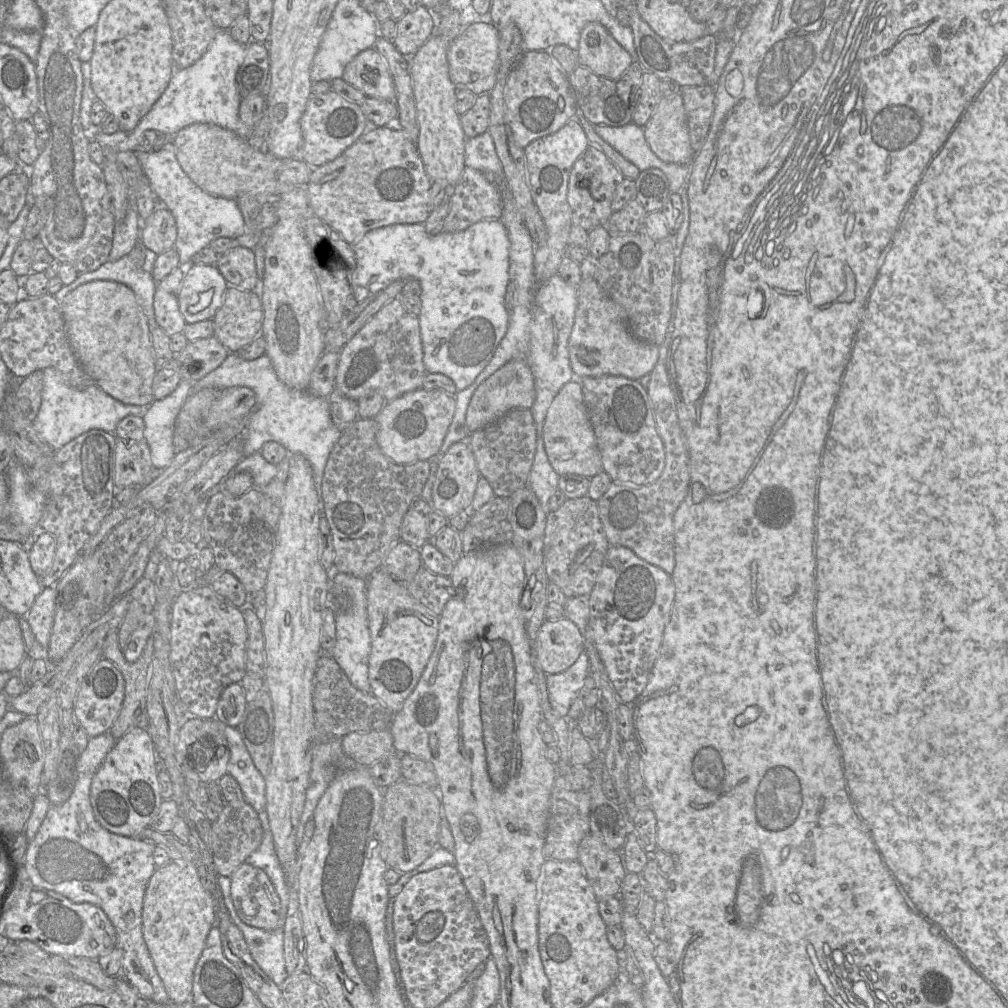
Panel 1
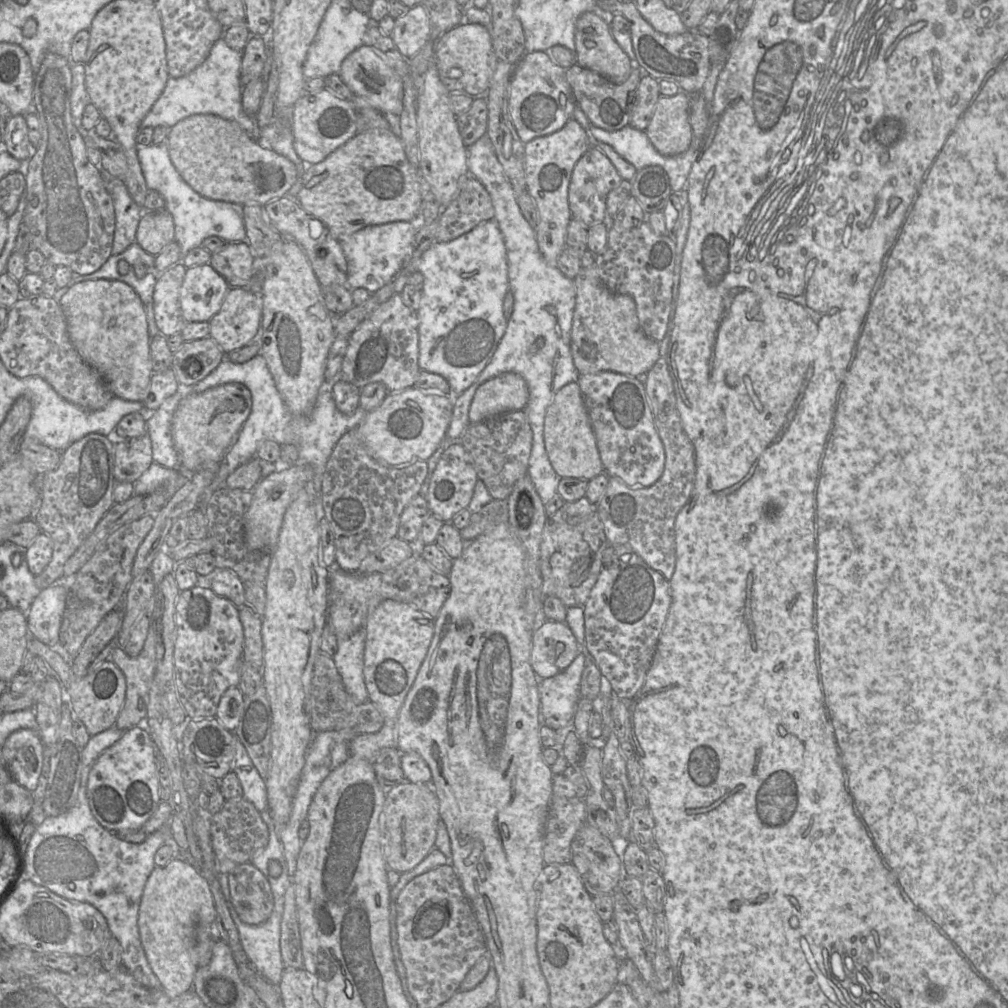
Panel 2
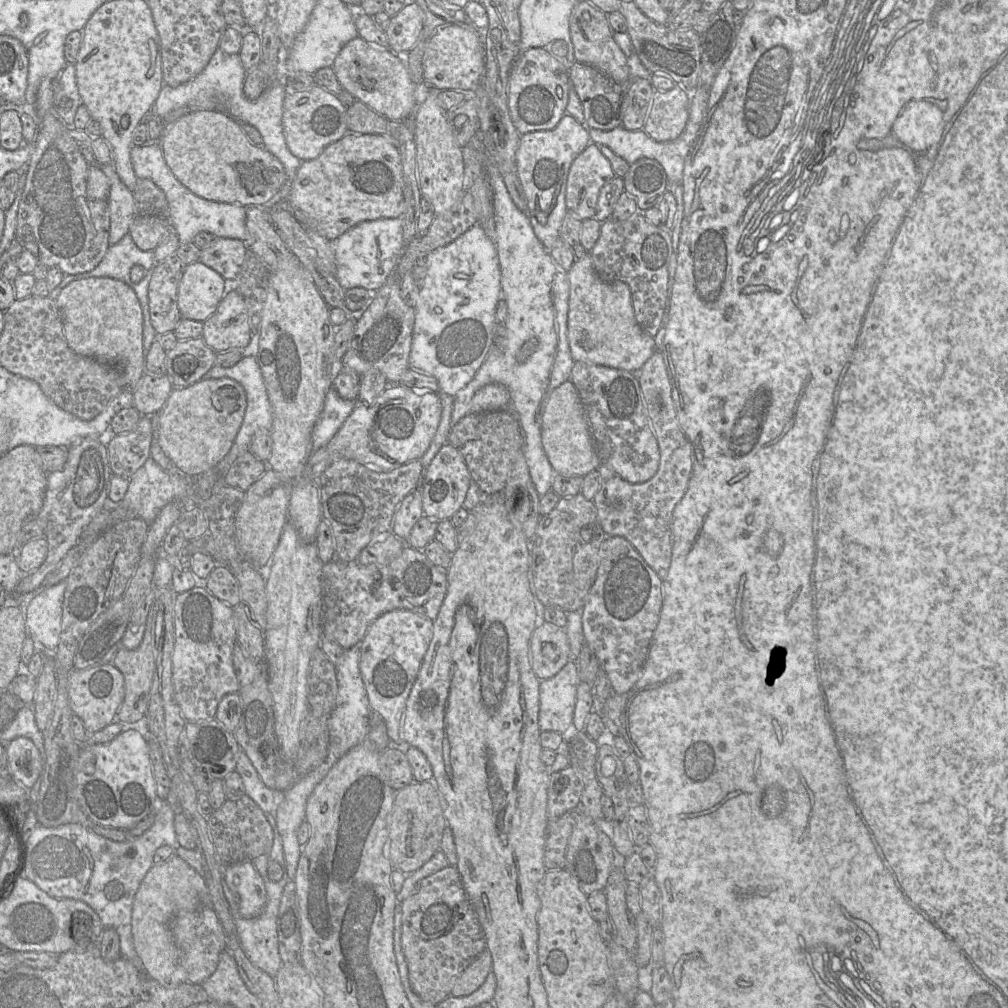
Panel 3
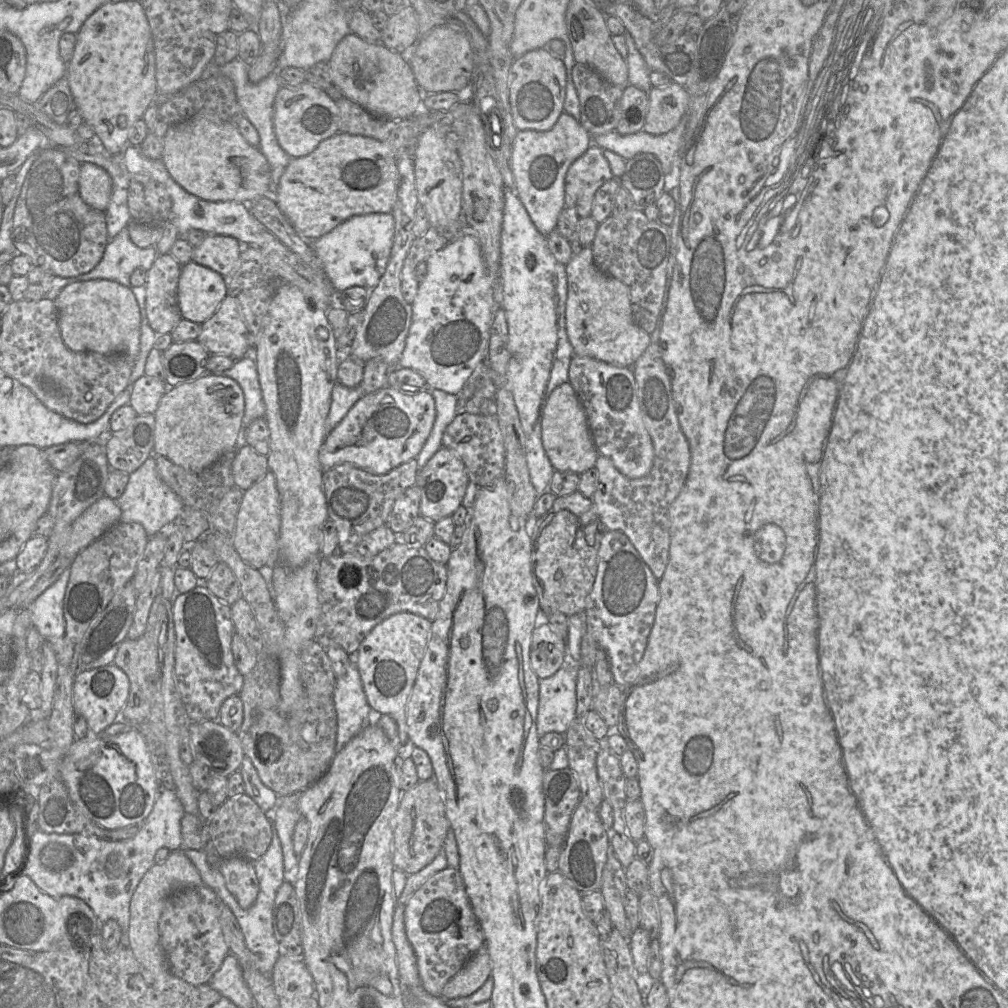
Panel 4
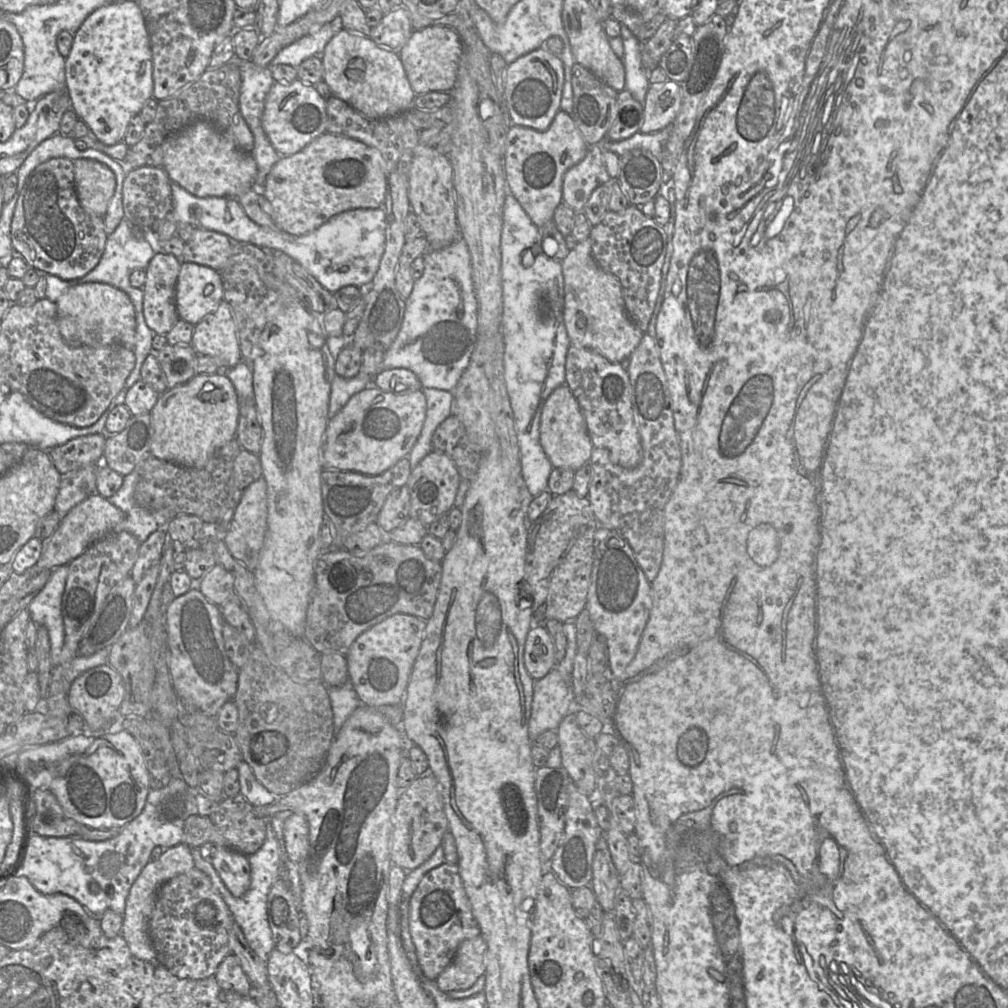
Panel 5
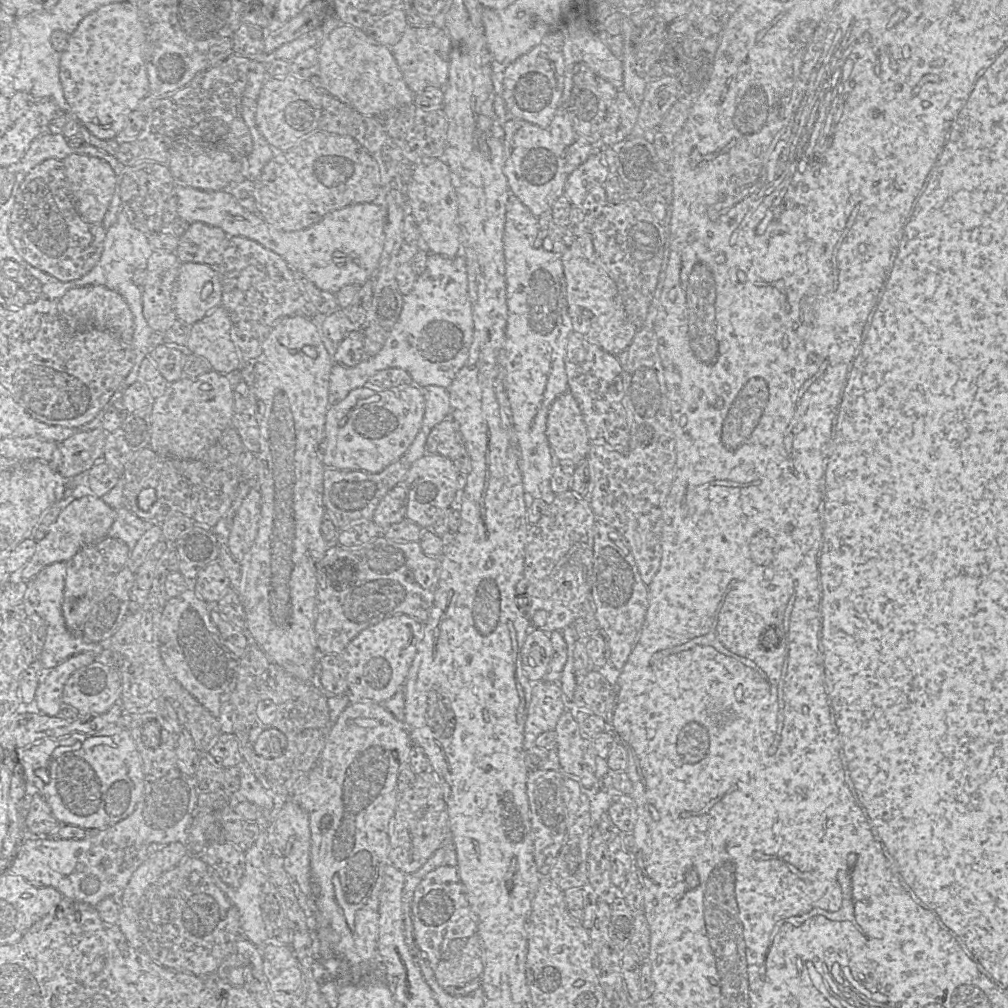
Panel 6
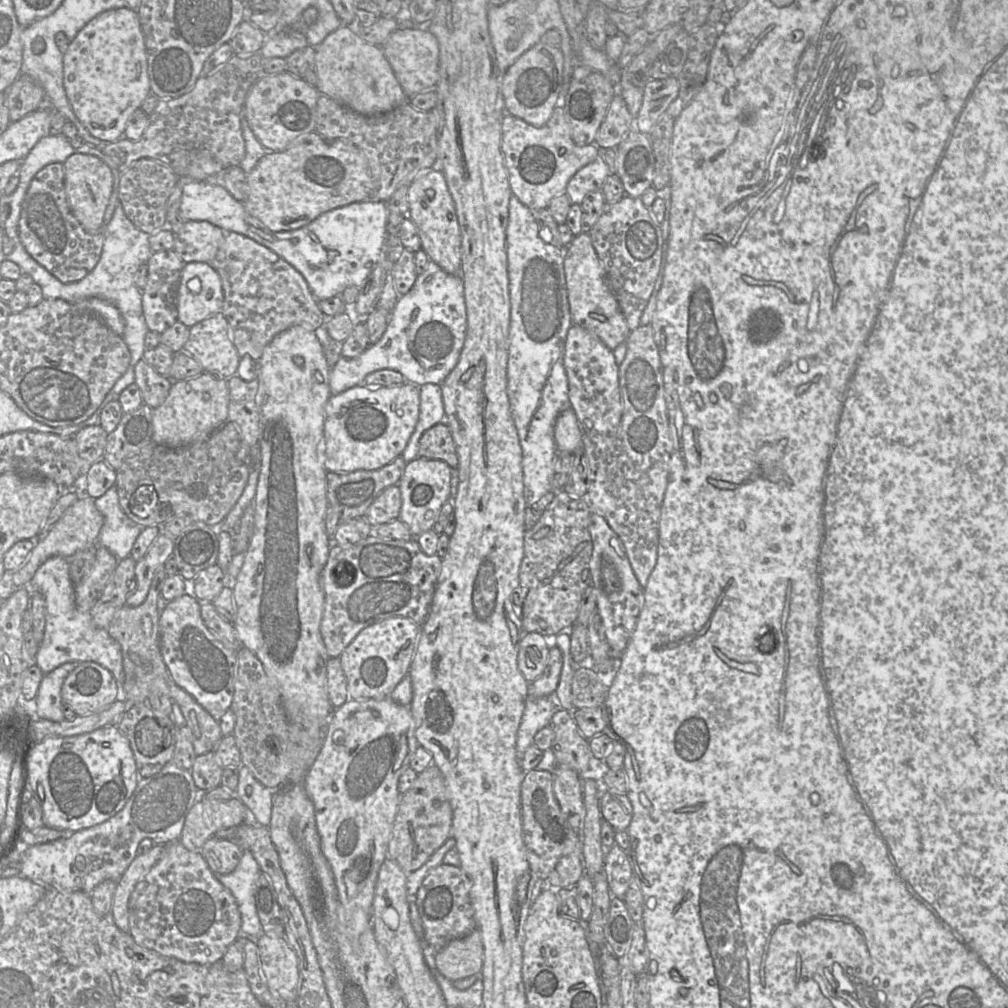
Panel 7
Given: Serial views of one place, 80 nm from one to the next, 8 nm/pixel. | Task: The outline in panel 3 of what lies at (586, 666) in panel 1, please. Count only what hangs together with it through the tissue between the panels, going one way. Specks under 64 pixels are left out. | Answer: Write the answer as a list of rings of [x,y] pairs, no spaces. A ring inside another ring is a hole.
[[[570,659],[555,676],[540,681],[540,732],[556,731],[565,737],[566,743],[566,735],[573,730],[579,683],[576,659]]]

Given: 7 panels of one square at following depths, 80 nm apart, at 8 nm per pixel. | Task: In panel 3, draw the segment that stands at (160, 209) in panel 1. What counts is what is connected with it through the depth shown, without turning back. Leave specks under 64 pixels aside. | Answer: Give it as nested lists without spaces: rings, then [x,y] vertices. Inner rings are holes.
[[[136,216],[129,228],[129,234],[142,251],[154,251],[171,230],[167,216]]]

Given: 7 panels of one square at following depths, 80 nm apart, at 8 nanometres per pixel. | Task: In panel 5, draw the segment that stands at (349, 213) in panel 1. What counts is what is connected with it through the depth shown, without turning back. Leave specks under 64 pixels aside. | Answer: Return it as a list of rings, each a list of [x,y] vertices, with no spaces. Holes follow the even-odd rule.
[[[325,132],[301,151],[282,156],[268,173],[264,187],[259,190],[262,190],[271,205],[275,226],[289,234],[301,236],[312,232],[331,217],[344,211],[383,207],[387,186],[386,163],[378,149],[344,135]]]

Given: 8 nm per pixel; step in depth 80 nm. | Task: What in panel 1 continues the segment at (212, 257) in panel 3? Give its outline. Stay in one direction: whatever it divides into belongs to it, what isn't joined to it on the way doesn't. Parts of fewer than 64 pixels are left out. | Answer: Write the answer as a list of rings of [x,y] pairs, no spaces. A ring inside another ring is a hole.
[[[239,245],[218,255],[215,266],[228,285],[241,290],[257,291],[261,298],[262,280],[257,276],[254,252]]]

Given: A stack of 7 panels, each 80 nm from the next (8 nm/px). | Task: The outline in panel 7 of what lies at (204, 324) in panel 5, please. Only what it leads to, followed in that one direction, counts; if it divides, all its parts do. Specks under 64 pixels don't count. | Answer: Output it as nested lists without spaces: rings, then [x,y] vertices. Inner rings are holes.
[[[217,312],[189,328],[183,351],[195,358],[208,372],[220,378],[237,373],[240,356],[233,344],[223,313]]]

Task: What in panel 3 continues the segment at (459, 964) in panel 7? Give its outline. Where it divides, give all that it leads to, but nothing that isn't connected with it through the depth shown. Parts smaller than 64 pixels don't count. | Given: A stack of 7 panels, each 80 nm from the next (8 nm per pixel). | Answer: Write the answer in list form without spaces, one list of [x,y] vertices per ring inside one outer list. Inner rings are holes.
[[[485,949],[461,974],[455,983],[451,995],[455,997],[468,996],[476,991],[492,971],[492,956]]]

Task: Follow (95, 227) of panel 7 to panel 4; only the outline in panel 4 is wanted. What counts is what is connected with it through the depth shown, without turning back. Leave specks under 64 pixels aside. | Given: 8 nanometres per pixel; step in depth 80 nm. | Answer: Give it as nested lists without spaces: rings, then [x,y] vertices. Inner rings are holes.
[[[90,162],[81,163],[79,187],[86,204],[106,211],[112,195],[112,179],[105,169]]]

